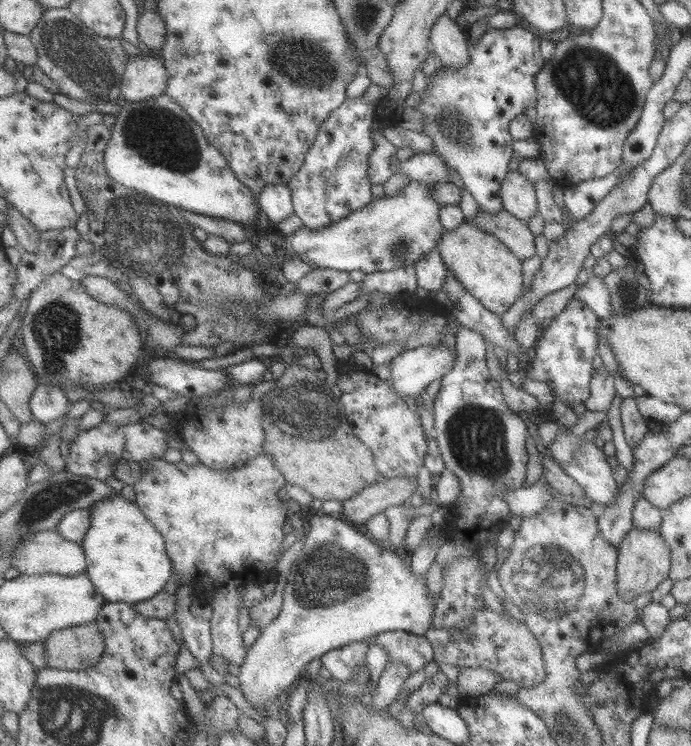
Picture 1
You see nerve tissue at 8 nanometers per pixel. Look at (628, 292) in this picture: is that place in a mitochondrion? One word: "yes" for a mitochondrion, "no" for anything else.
yes

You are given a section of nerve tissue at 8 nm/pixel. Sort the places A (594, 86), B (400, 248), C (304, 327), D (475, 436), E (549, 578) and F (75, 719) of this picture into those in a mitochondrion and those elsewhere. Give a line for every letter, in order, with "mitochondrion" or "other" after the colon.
A: mitochondrion
B: mitochondrion
C: other
D: mitochondrion
E: mitochondrion
F: mitochondrion

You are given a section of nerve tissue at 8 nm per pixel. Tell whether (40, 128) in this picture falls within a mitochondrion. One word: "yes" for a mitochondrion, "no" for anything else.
no

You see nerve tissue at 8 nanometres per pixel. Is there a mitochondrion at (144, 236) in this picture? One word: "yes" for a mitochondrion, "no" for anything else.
yes

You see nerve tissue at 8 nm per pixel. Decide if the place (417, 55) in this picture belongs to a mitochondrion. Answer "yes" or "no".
no

